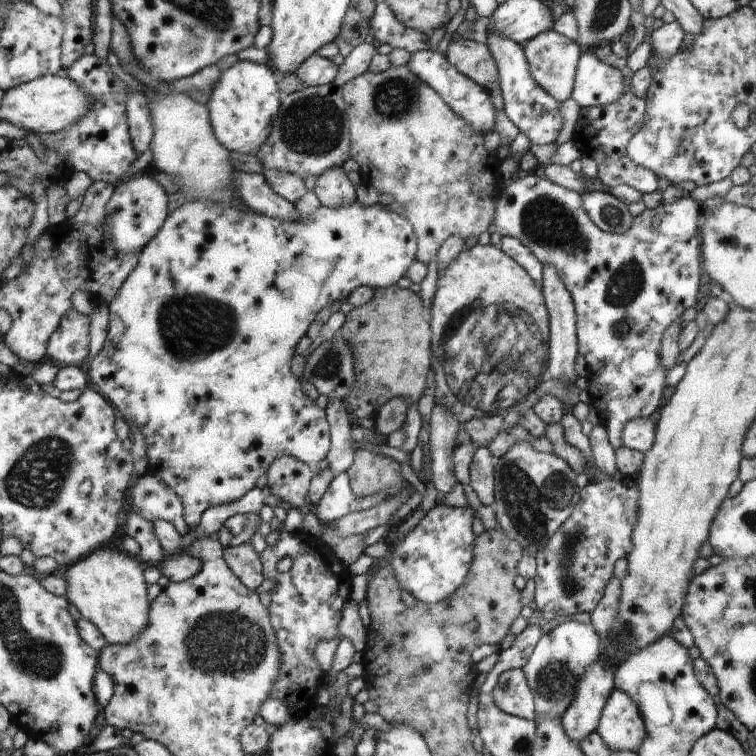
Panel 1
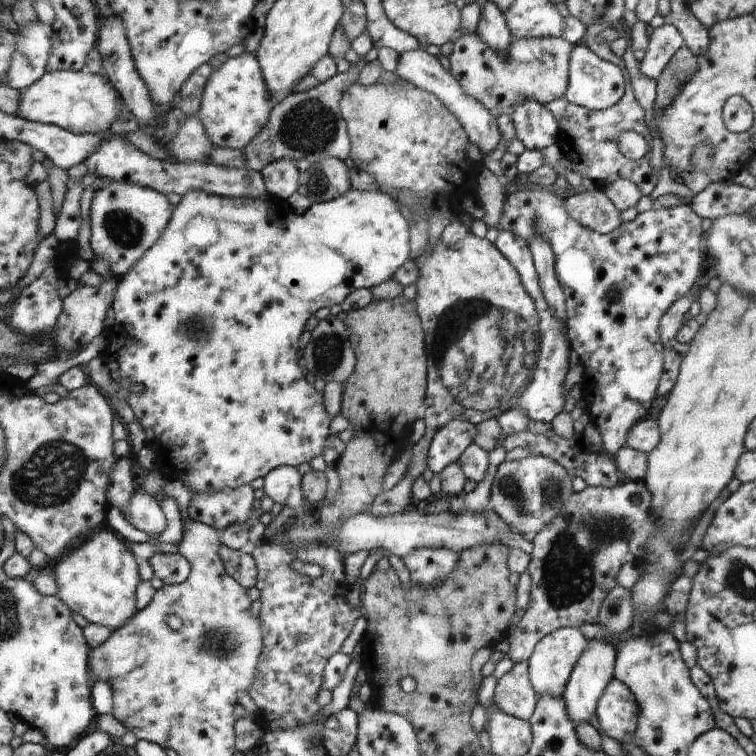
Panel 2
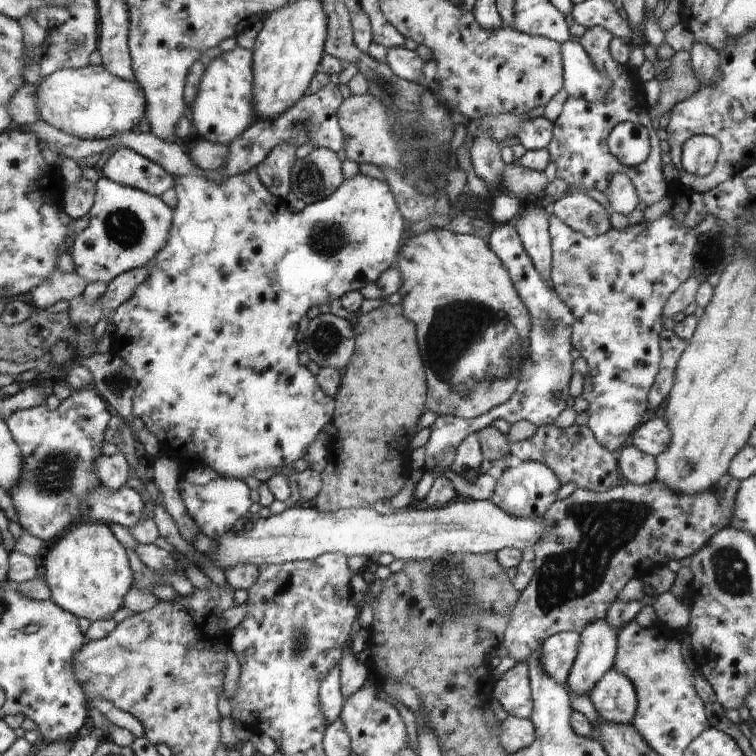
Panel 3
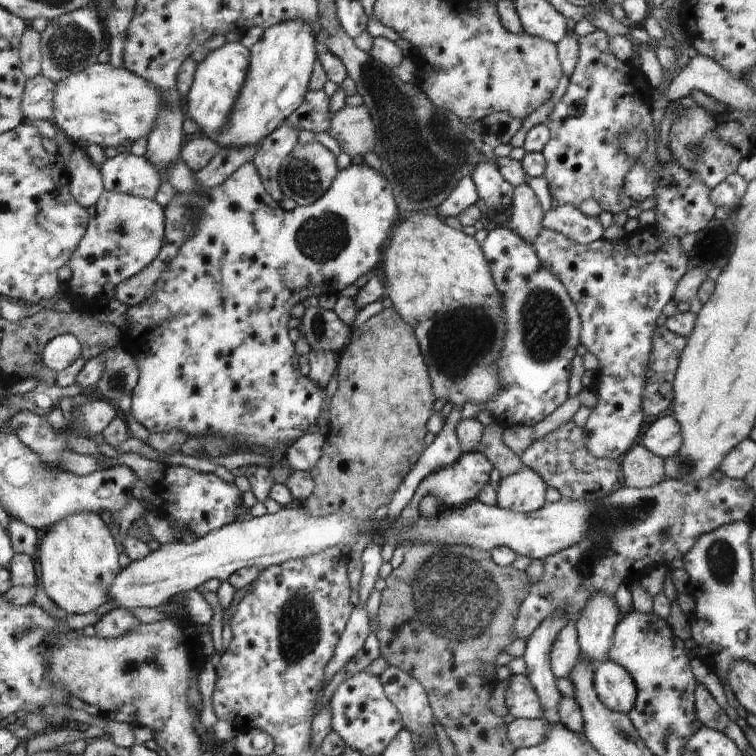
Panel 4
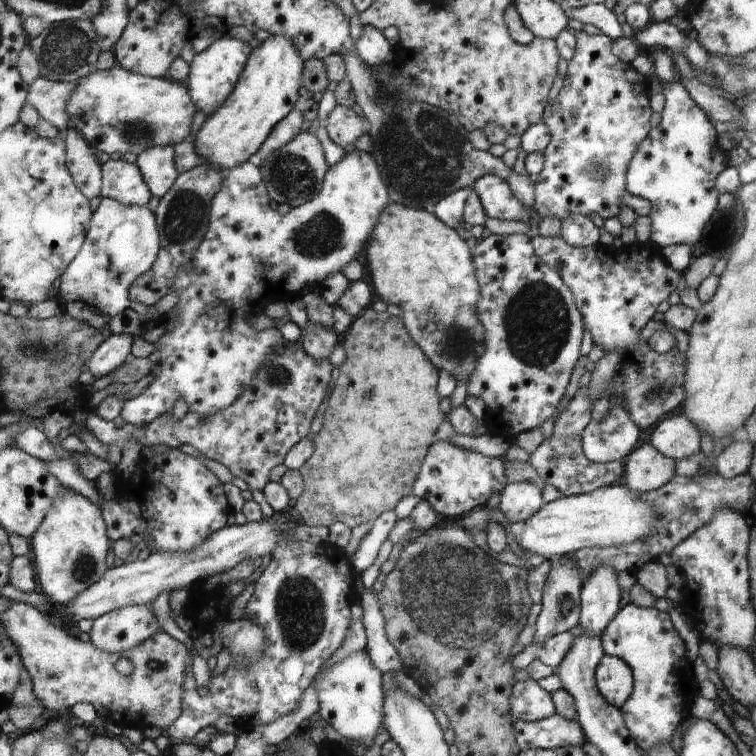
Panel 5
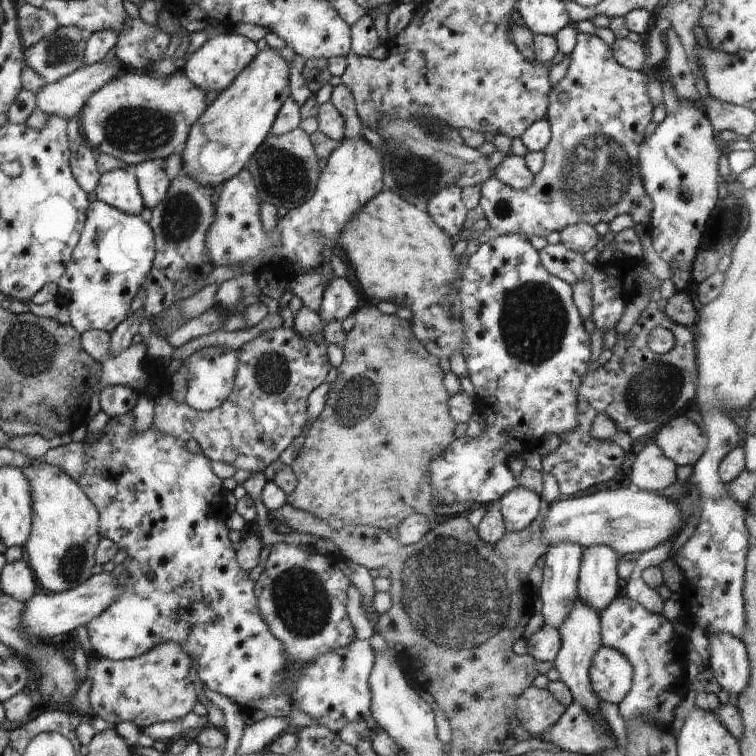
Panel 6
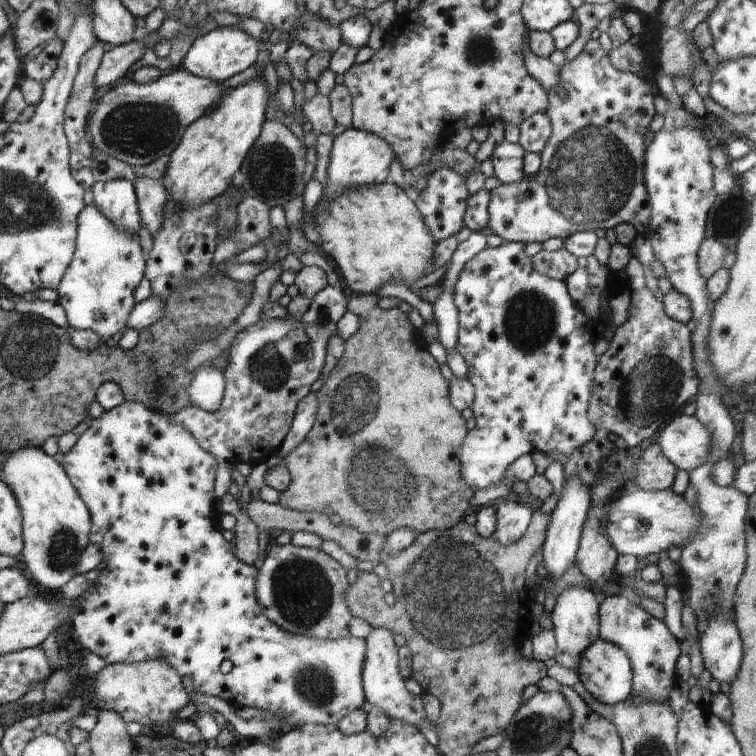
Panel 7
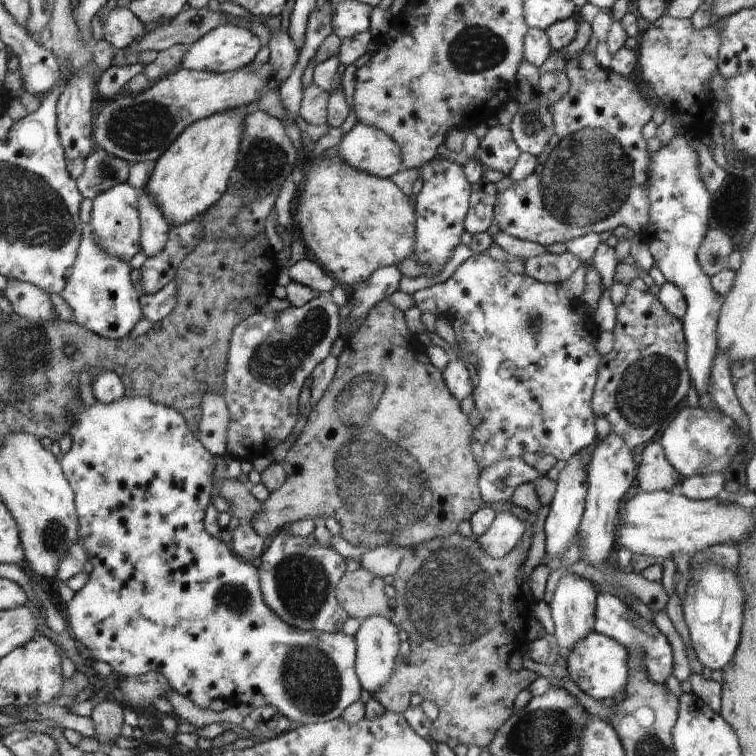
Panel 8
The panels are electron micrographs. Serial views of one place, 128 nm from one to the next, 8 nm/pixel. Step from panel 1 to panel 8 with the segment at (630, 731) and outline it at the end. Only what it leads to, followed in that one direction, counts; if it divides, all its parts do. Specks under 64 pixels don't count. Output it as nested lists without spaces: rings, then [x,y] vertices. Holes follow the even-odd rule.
[[[598,631],[588,633],[568,656],[566,669],[574,684],[577,684],[578,688],[588,696],[603,702],[614,700],[624,692],[630,676],[628,650],[608,635],[600,634]]]

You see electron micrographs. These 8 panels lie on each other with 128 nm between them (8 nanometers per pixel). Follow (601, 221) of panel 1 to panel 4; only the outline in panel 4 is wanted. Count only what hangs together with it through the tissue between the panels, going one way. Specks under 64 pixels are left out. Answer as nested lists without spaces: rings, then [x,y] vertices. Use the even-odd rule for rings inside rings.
[[[558,205],[543,216],[541,225],[560,231],[574,242],[589,245],[603,238],[604,228],[598,217],[591,217],[574,205]]]

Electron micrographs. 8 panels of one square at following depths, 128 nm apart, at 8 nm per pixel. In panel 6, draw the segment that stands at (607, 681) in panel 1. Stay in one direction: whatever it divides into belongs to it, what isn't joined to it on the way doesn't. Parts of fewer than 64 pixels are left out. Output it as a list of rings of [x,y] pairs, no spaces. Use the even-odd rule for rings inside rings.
[[[586,546],[582,550],[577,586],[579,600],[596,610],[601,618],[606,606],[620,595],[619,558],[608,546]]]

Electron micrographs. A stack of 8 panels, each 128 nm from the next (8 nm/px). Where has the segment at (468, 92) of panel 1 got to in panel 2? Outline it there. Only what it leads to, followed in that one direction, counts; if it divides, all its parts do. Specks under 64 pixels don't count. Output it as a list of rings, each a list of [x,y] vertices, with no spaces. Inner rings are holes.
[[[424,47],[402,52],[398,56],[398,66],[396,66],[394,74],[401,80],[414,84],[414,86],[419,87],[420,90],[430,92],[442,100],[444,107],[450,110],[452,114],[456,116],[456,119],[463,124],[468,139],[480,148],[484,159],[489,158],[491,152],[494,152],[494,149],[498,146],[498,142],[500,142],[501,139],[497,119],[482,106],[482,102],[474,100],[472,96],[468,96],[468,94],[462,90],[462,84],[450,74],[449,70],[444,70],[437,57],[428,54]]]

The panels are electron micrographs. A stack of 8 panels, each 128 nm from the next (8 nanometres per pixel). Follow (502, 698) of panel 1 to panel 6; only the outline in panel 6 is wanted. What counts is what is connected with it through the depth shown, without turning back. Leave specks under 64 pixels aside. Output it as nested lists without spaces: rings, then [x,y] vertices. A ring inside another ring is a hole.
[[[532,685],[518,701],[517,724],[524,726],[533,739],[540,739],[565,713],[566,708],[550,691]]]

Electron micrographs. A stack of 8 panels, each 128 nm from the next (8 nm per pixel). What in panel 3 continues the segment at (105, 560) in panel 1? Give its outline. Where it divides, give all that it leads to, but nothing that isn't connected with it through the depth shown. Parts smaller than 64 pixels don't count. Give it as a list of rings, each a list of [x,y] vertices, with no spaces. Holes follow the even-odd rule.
[[[86,519],[80,523],[70,533],[60,537],[54,546],[49,546],[45,558],[46,580],[52,589],[52,602],[78,618],[91,621],[111,618],[113,612],[124,606],[124,598],[134,586],[134,572],[130,568],[126,549],[116,540],[110,528],[100,524],[100,521],[96,524],[96,521]]]

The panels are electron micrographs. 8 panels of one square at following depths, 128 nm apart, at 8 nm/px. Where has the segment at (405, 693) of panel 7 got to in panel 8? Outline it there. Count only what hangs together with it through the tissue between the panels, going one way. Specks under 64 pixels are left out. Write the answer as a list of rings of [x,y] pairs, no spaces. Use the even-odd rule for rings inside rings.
[[[372,615],[360,621],[360,627],[355,636],[358,644],[357,665],[359,681],[364,690],[373,694],[375,690],[382,689],[392,678],[396,666],[396,656],[398,656],[398,627],[382,616]]]

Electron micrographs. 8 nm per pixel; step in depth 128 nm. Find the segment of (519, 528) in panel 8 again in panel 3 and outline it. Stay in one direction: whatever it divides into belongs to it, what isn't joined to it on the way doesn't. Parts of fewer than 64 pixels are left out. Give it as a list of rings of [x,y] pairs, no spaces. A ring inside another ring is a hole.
[[[521,461],[514,468],[507,468],[497,479],[491,501],[503,511],[517,517],[544,517],[556,500],[562,484],[555,472],[544,463]]]

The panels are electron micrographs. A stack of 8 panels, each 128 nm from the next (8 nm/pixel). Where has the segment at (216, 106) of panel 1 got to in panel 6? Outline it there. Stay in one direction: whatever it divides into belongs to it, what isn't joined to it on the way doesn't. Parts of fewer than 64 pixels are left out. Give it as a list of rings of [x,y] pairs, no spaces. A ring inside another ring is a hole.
[[[233,32],[218,34],[209,37],[196,52],[186,59],[186,66],[181,72],[205,93],[216,91],[220,94],[236,82],[240,72],[252,62],[252,58],[255,58],[256,54],[258,54],[256,44],[247,37]]]

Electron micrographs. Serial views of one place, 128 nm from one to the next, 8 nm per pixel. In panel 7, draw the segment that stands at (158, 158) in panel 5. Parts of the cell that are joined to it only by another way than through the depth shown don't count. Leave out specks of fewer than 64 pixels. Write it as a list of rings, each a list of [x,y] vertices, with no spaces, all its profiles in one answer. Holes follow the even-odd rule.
[[[138,177],[135,182],[138,192],[139,210],[144,228],[153,237],[163,226],[163,210],[166,208],[168,190],[161,181]]]

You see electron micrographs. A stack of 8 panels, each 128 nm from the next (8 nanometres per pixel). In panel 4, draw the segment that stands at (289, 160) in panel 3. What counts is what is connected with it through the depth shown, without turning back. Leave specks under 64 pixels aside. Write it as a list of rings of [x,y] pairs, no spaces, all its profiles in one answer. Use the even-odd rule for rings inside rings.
[[[282,124],[274,133],[264,138],[259,144],[258,152],[254,154],[253,163],[262,176],[263,186],[276,202],[284,198],[278,175],[282,162],[288,158],[298,143],[300,132],[292,125]]]

